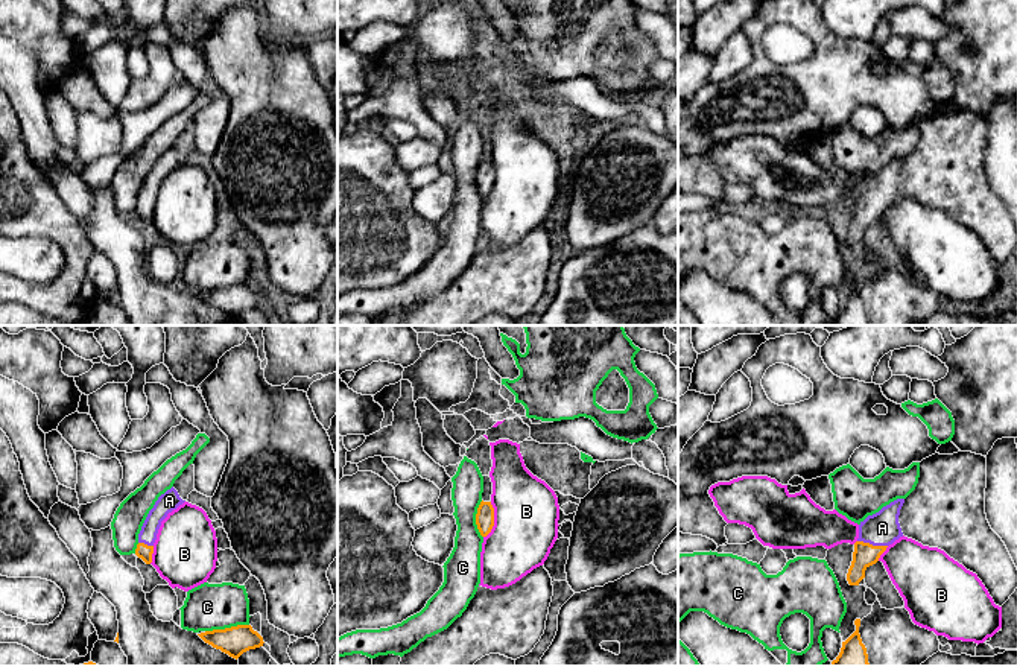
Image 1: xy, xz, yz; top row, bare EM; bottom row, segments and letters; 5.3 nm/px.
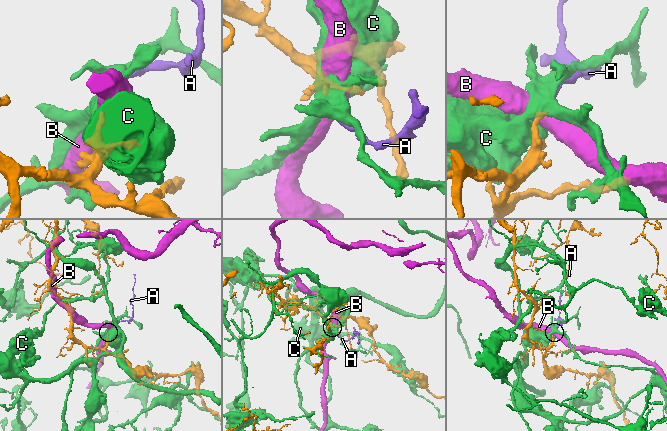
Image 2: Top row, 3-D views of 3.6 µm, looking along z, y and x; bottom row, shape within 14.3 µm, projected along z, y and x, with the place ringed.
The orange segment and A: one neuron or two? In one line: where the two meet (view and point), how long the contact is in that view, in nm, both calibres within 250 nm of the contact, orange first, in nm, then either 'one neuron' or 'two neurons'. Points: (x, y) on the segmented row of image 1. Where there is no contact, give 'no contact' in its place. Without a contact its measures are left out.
meets orange in yz at (871, 545); contact 160 nm long; 120 nm thick on the orange side, 180 nm on the other; one neuron

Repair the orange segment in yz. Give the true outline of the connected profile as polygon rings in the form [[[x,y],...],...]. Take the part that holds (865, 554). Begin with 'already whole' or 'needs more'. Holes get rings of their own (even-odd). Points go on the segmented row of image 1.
needs more; [[[897,499],[860,522],[859,538],[854,543],[853,561],[847,573],[850,585],[859,585],[865,578],[865,570],[879,561],[889,544],[903,537],[898,523],[903,503],[905,499]]]

